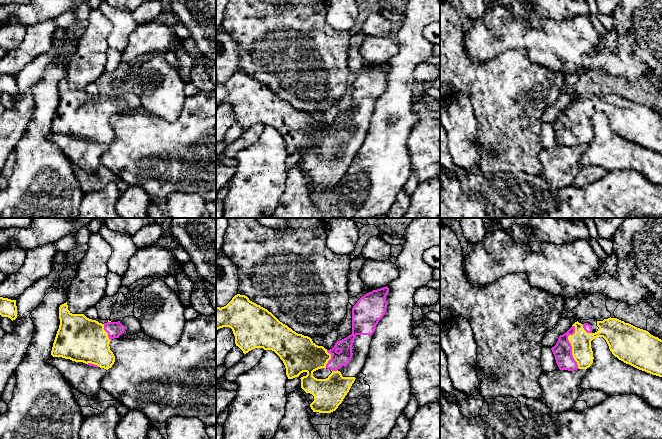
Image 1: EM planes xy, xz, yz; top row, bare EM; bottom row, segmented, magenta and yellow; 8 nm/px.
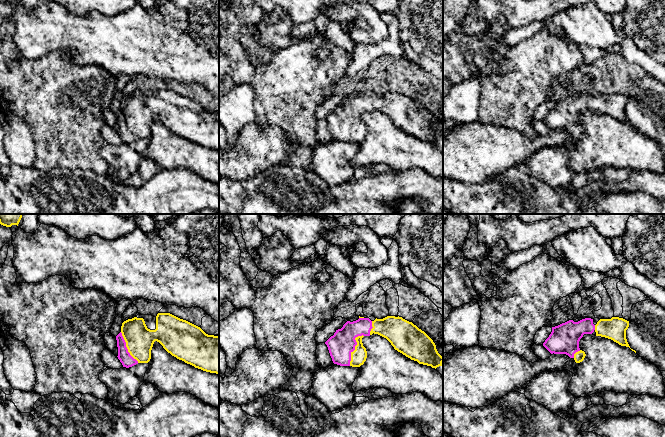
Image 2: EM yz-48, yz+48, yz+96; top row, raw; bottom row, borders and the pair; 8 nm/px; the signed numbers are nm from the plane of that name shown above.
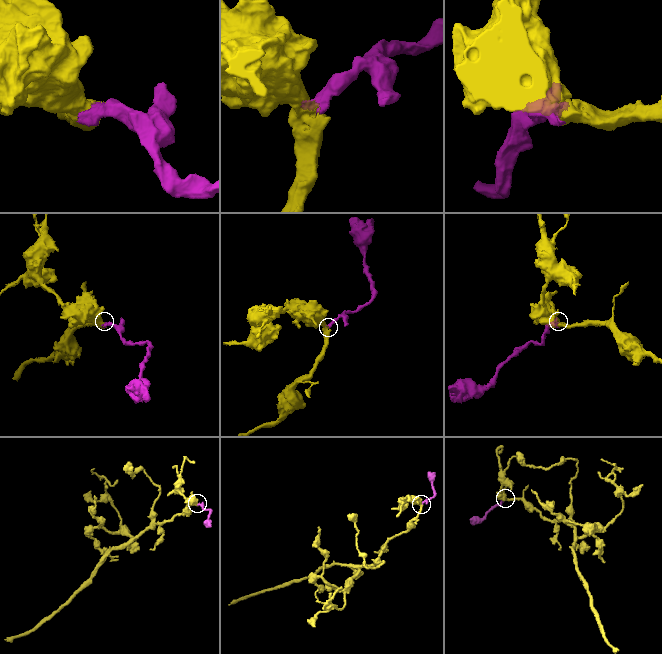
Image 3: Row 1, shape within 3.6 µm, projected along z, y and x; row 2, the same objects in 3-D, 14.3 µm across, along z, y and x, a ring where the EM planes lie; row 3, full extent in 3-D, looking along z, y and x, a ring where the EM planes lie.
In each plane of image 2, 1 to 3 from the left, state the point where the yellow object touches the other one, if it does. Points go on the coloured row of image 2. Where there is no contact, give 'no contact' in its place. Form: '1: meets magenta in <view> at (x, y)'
1: meets magenta in yz-48 at (126, 347)
2: meets magenta in yz+48 at (354, 348)
3: meets magenta in yz+96 at (575, 352)

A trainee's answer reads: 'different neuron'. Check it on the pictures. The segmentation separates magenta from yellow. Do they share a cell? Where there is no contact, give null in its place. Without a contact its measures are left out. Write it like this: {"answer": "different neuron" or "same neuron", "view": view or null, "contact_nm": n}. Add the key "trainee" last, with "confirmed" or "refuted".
{"answer": "same neuron", "view": "yz", "contact_nm": 360, "trainee": "refuted"}

